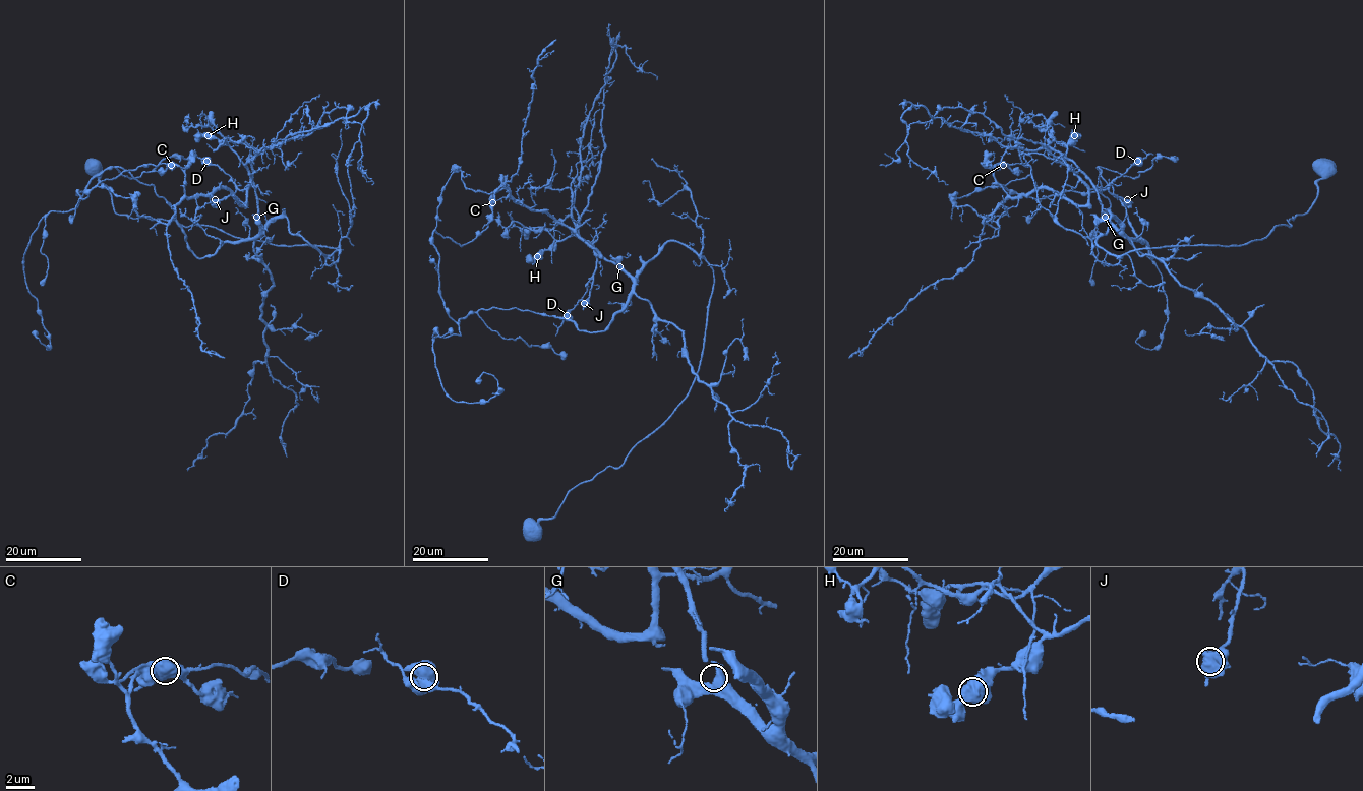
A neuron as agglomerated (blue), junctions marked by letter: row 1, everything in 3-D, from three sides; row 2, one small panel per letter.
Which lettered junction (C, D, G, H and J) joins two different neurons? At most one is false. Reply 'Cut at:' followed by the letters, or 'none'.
Cut at: C

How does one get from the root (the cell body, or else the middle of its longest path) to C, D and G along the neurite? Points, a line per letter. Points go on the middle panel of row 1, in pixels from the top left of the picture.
C: (531, 528), (619, 467), (685, 398), (714, 274), (668, 241), (635, 280), (505, 188), (492, 202)
D: (531, 528), (619, 467), (685, 398), (714, 274), (668, 241), (635, 280), (591, 242), (594, 275), (567, 315)
G: (531, 528), (621, 465), (698, 370), (714, 283), (704, 258), (668, 241), (635, 280), (619, 266)

